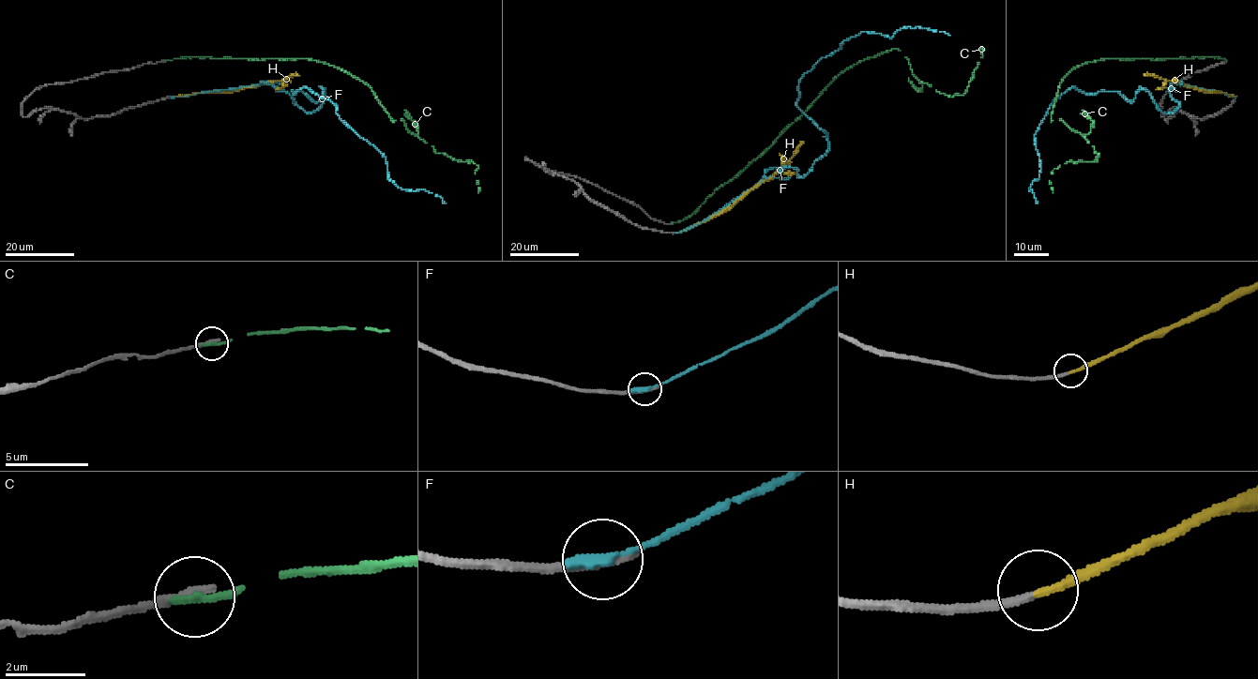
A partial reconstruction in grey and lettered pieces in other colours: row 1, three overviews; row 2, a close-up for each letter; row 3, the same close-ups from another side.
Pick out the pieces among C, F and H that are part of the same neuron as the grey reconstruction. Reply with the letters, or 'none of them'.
H

